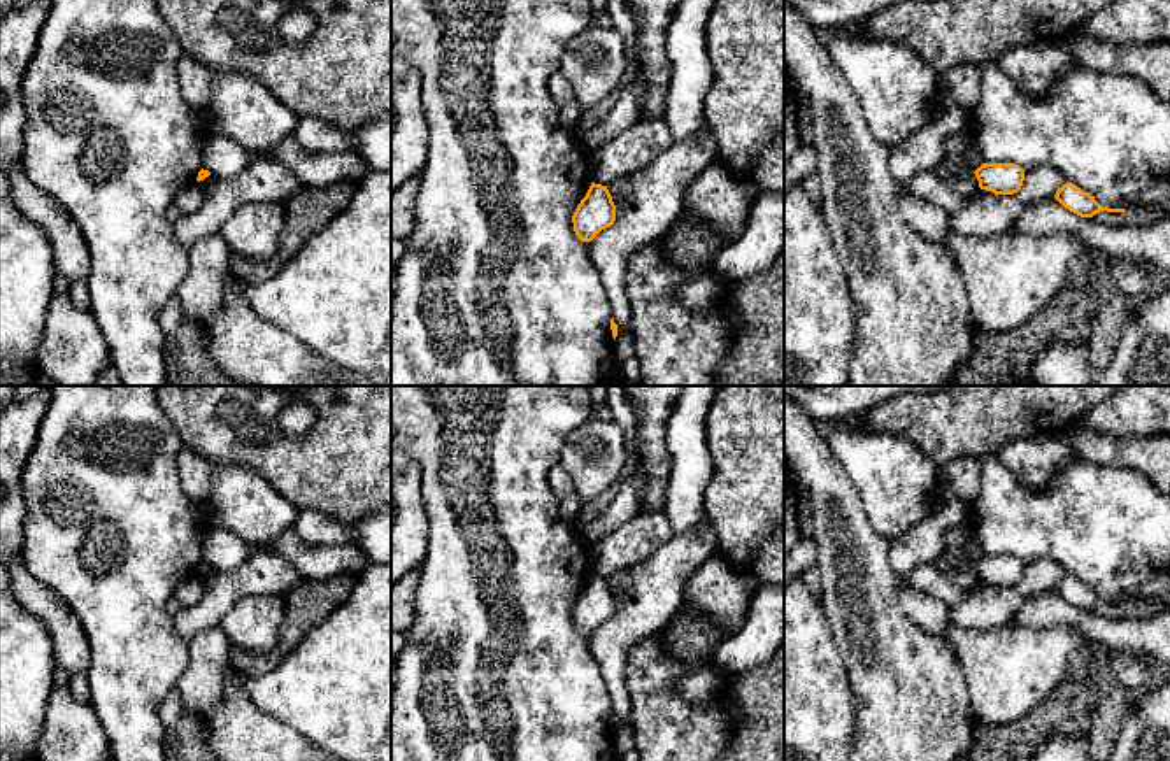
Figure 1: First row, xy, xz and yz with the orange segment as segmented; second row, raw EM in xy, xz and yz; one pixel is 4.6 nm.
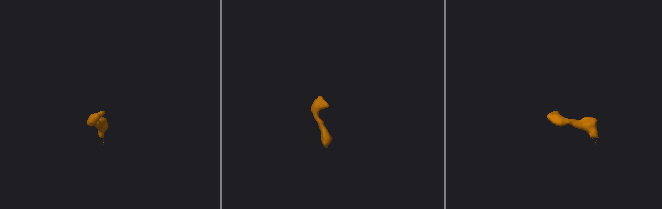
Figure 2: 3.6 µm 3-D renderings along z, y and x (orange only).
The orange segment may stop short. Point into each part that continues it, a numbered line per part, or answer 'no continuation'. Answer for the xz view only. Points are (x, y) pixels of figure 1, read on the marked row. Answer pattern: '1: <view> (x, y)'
no continuation

